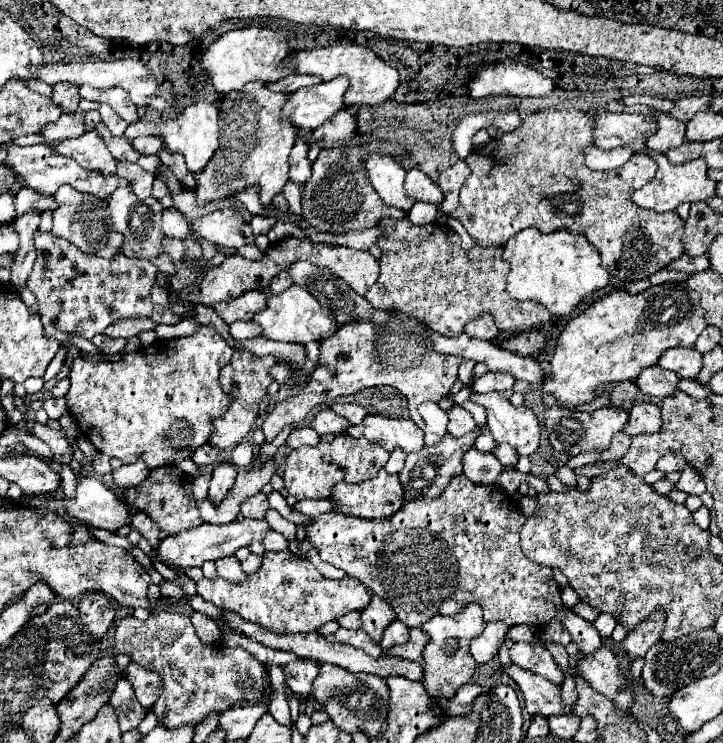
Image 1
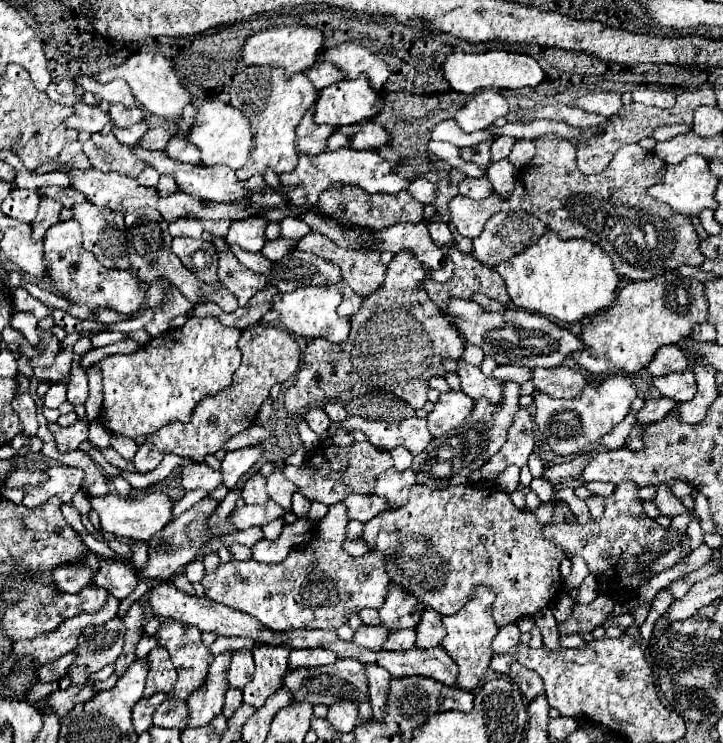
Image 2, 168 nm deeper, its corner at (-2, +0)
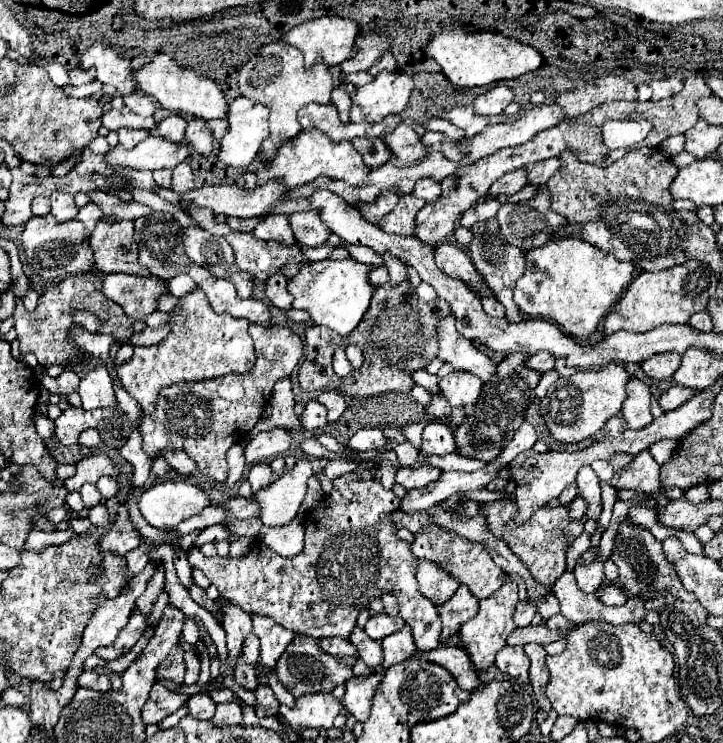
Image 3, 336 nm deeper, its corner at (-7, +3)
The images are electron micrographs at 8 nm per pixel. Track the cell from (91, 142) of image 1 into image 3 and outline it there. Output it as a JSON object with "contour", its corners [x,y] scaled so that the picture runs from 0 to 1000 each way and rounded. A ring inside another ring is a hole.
{"contour":[[[205,182],[185,201],[172,203],[166,195],[149,203],[149,219],[158,225],[183,227],[241,227],[246,219],[263,214],[263,201],[257,192],[238,192],[224,184]]]}

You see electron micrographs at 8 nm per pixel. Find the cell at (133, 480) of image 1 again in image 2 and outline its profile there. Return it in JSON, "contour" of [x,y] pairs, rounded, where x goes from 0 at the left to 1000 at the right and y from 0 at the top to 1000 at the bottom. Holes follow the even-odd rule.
{"contour":[[[353,436],[342,444],[336,444],[331,455],[331,471],[336,476],[333,493],[328,495],[322,514],[317,522],[306,525],[300,533],[286,536],[275,541],[275,546],[267,552],[267,563],[261,571],[250,568],[237,568],[217,579],[214,584],[203,587],[203,598],[192,600],[192,606],[184,614],[187,633],[192,638],[203,638],[220,627],[225,619],[225,608],[239,608],[245,614],[264,616],[270,622],[281,622],[286,611],[297,611],[300,606],[308,603],[308,598],[328,587],[331,581],[342,579],[347,571],[353,571],[355,552],[361,541],[372,533],[372,525],[383,514],[394,514],[408,498],[414,495],[414,482],[416,471],[408,460],[408,455],[375,436]]]}

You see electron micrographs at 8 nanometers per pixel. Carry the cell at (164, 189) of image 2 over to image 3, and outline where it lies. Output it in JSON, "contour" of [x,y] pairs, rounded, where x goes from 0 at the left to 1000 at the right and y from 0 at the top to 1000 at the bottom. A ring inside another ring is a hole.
{"contour":[[[249,219],[249,222],[241,227],[238,257],[243,257],[243,260],[257,260],[260,254],[268,254],[268,227],[263,225],[263,219]]]}

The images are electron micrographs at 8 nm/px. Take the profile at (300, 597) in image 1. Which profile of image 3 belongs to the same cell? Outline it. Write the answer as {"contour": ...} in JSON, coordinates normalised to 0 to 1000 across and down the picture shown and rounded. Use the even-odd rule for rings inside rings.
{"contour":[[[490,637],[470,639],[459,647],[459,661],[420,696],[420,712],[423,712],[423,731],[415,747],[404,752],[393,752],[382,747],[382,742],[371,739],[368,734],[360,734],[360,728],[351,731],[343,747],[329,752],[313,752],[304,747],[282,750],[274,736],[263,739],[260,755],[266,763],[279,766],[279,771],[293,782],[293,787],[304,795],[304,803],[318,806],[321,812],[332,814],[343,825],[368,825],[390,844],[420,852],[434,860],[448,857],[473,857],[481,860],[487,852],[487,844],[492,841],[495,825],[517,806],[531,798],[545,798],[553,809],[553,830],[562,836],[562,841],[570,847],[575,876],[598,876],[609,871],[609,828],[598,809],[586,803],[578,795],[578,782],[573,777],[578,752],[567,742],[567,731],[548,723],[550,709],[542,701],[542,690],[553,685],[553,672],[526,653],[515,642],[515,637],[498,637],[492,642]]]}

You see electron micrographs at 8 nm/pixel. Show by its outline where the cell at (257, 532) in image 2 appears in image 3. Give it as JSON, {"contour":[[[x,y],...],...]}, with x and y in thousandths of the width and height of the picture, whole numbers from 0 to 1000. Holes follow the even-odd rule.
{"contour":[[[296,707],[296,709],[288,709],[288,712],[282,712],[271,725],[268,725],[268,736],[277,736],[277,734],[282,734],[285,728],[293,728],[293,731],[299,731],[299,728],[318,728],[321,725],[321,717],[313,712],[313,707]]]}

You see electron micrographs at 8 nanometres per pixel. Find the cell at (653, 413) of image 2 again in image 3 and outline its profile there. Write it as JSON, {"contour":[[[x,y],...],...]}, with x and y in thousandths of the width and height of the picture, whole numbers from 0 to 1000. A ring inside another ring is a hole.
{"contour":[[[935,518],[935,521],[927,521],[921,529],[913,532],[910,542],[918,553],[929,553],[935,548],[941,548],[943,542],[949,542],[954,534],[960,534],[963,526],[960,524],[946,524],[943,518]]]}

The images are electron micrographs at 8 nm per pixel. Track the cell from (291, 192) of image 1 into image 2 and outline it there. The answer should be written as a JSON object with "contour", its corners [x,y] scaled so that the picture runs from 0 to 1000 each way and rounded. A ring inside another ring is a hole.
{"contour":[[[469,199],[463,205],[447,205],[436,213],[425,213],[425,210],[414,210],[414,221],[405,231],[386,237],[389,248],[397,253],[414,253],[414,248],[419,248],[419,253],[425,253],[425,269],[430,269],[430,275],[438,275],[441,261],[455,253],[458,248],[494,248],[499,250],[505,258],[533,258],[533,261],[552,261],[555,256],[563,256],[566,242],[560,237],[555,237],[552,231],[546,231],[546,226],[530,215],[519,202],[485,202],[485,199]]]}

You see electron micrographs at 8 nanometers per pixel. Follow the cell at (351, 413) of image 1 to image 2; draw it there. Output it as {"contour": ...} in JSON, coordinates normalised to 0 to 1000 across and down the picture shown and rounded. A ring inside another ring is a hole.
{"contour":[[[452,544],[447,552],[452,555],[452,560],[455,560],[461,568],[474,568],[474,565],[483,563],[480,552],[477,552],[472,544]]]}

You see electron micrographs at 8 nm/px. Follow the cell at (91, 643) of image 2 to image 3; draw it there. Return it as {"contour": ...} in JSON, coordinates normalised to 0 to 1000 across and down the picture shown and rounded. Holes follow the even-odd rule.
{"contour":[[[185,820],[177,841],[169,847],[169,852],[159,861],[160,872],[169,873],[172,879],[180,876],[188,868],[188,863],[199,855],[199,849],[202,849],[202,830],[191,820]]]}

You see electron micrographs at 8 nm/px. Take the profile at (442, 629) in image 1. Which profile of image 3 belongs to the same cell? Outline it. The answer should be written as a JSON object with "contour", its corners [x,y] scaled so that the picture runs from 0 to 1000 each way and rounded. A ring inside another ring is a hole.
{"contour":[[[700,782],[686,798],[680,798],[672,806],[664,806],[664,822],[656,833],[647,833],[639,844],[636,844],[636,857],[639,857],[639,871],[650,879],[653,892],[658,895],[658,900],[675,900],[678,895],[683,895],[683,884],[686,879],[700,868],[703,855],[714,847],[708,825],[716,814],[716,787],[711,782]]]}

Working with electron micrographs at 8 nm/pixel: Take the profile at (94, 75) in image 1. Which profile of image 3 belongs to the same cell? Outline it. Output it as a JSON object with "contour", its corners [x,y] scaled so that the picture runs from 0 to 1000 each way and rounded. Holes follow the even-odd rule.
{"contour":[[[216,74],[202,90],[185,98],[185,109],[194,114],[199,125],[219,133],[227,147],[235,147],[254,157],[313,160],[315,155],[315,136],[310,131],[310,122],[293,106],[277,104],[266,93],[246,90],[232,74]]]}

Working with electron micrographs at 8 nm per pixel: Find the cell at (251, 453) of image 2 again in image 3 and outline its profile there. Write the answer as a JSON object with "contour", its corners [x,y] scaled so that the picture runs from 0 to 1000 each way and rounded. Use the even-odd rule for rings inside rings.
{"contour":[[[382,575],[376,580],[362,580],[340,602],[340,623],[351,623],[368,615],[382,615],[393,607],[398,607],[404,594],[404,583],[393,575]]]}

